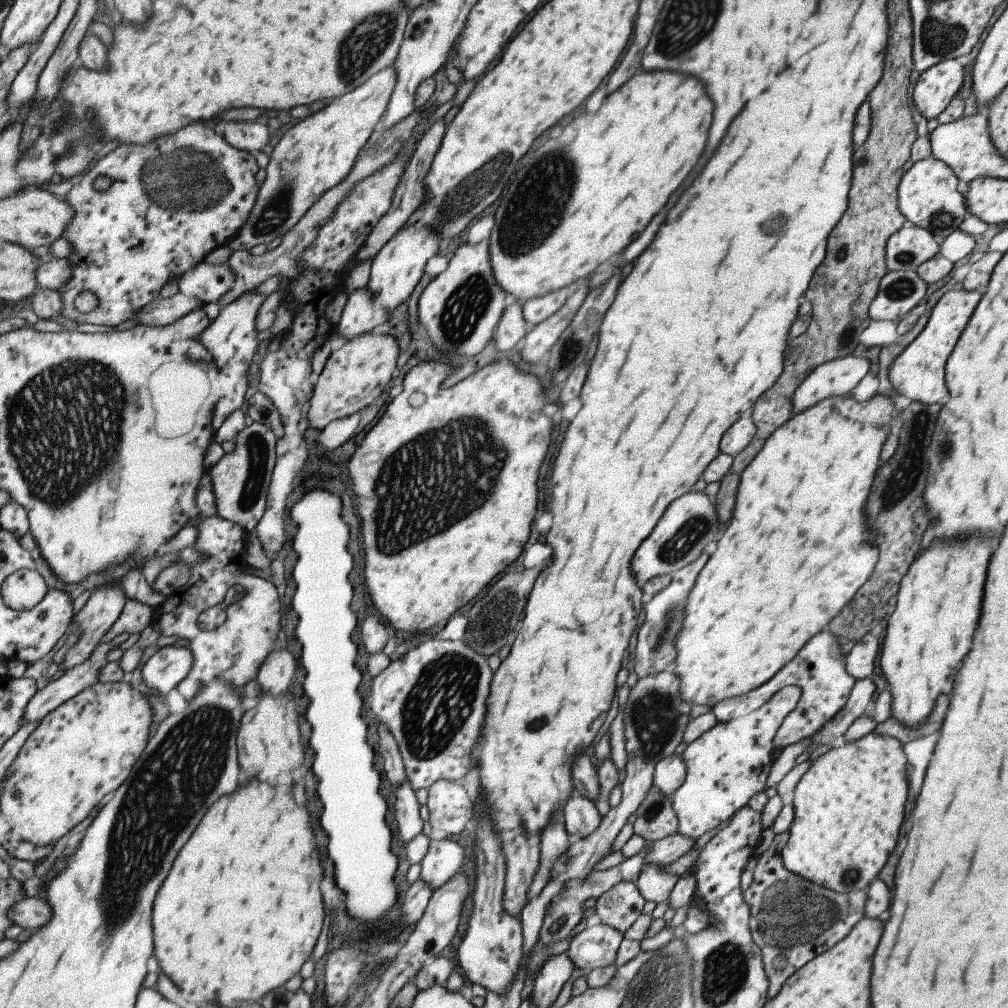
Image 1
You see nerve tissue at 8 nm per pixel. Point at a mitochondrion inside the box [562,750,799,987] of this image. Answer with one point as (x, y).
(651, 813)

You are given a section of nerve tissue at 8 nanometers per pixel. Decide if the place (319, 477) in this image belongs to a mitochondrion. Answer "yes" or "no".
no

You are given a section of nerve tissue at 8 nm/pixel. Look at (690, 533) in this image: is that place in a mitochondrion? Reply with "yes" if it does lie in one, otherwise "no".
yes

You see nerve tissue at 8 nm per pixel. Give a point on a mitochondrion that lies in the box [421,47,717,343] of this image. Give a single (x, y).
(540, 199)

